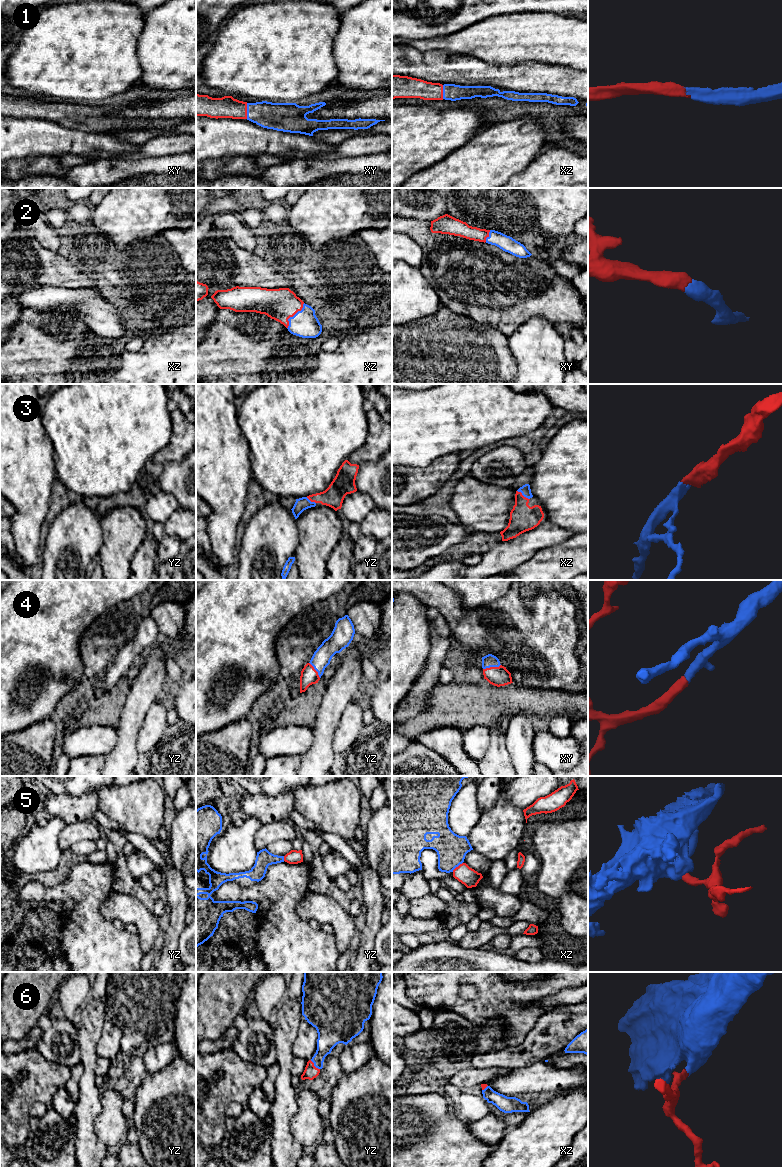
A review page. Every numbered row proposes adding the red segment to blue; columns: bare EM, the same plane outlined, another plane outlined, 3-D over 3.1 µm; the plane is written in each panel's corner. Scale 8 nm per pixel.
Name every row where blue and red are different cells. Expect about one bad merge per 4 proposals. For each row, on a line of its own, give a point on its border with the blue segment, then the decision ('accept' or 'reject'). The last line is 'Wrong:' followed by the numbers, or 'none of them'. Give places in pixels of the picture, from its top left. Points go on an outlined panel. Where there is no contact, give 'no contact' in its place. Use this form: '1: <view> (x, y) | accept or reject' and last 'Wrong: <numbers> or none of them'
1: xy (247, 111) | accept
2: xz (294, 315) | accept
3: xz (523, 495) | accept
4: xy (491, 666) | accept
5: xz (457, 866) | reject
6: yz (314, 1065) | accept
Wrong: 5

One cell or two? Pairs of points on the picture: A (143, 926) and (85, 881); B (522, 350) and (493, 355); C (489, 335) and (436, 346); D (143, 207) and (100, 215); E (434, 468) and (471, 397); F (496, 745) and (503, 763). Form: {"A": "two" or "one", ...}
{"A": "two", "B": "two", "C": "one", "D": "one", "E": "two", "F": "one"}

